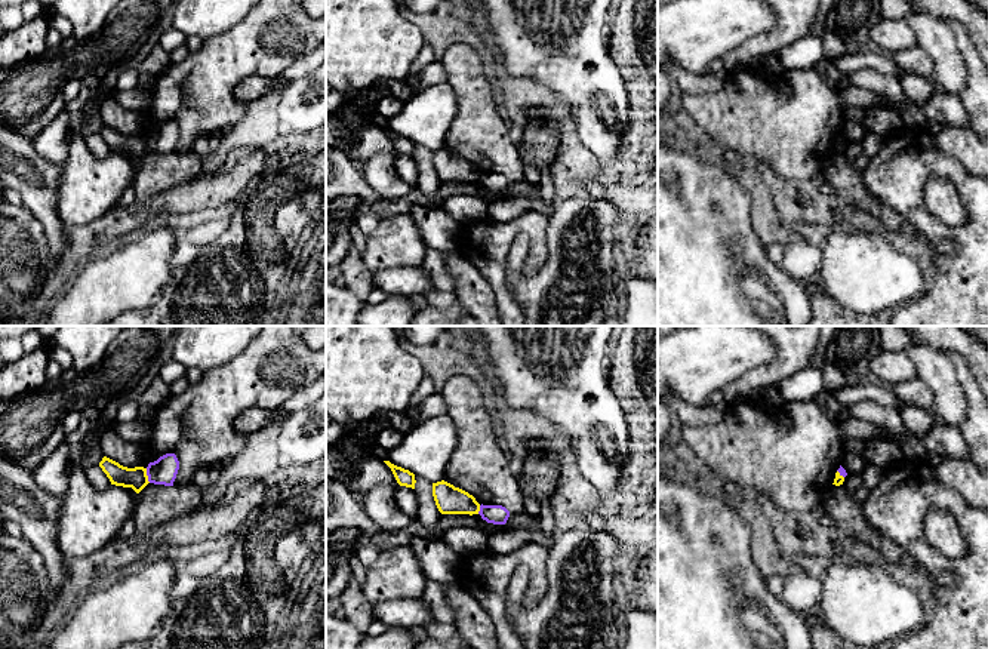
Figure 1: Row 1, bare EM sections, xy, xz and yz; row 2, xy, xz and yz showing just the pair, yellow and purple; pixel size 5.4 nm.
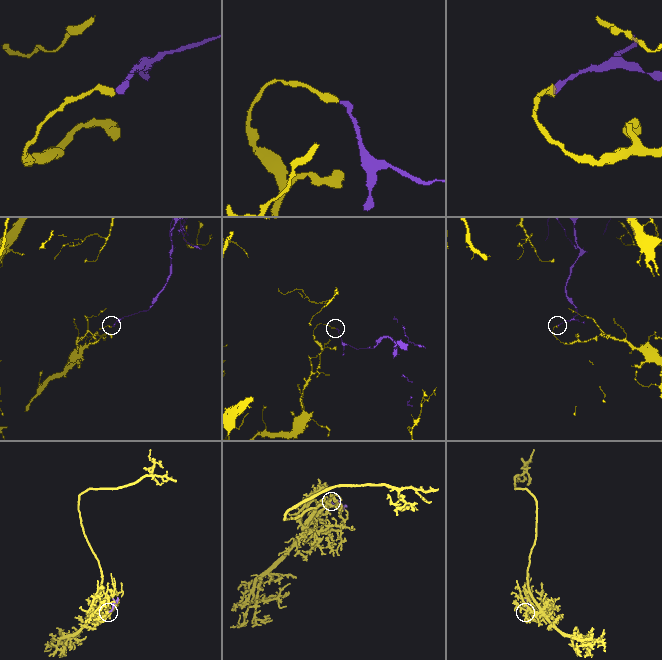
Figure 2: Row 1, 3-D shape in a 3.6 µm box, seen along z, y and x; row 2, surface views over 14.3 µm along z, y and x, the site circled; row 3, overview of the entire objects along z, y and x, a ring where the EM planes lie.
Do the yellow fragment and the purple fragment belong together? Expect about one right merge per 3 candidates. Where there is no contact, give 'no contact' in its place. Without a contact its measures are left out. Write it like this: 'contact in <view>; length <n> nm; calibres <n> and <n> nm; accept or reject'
contact in xy; length 80 nm; calibres 120 and 140 nm; reject

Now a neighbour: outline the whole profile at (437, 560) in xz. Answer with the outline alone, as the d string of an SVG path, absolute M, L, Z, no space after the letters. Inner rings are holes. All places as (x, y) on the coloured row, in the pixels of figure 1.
M413 538L409 542L422 573L428 581L450 584L458 581L461 556L443 539Z

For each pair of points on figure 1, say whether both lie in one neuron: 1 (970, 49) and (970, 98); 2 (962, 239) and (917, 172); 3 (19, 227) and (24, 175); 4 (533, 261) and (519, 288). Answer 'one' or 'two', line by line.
1: one
2: one
3: two
4: two

